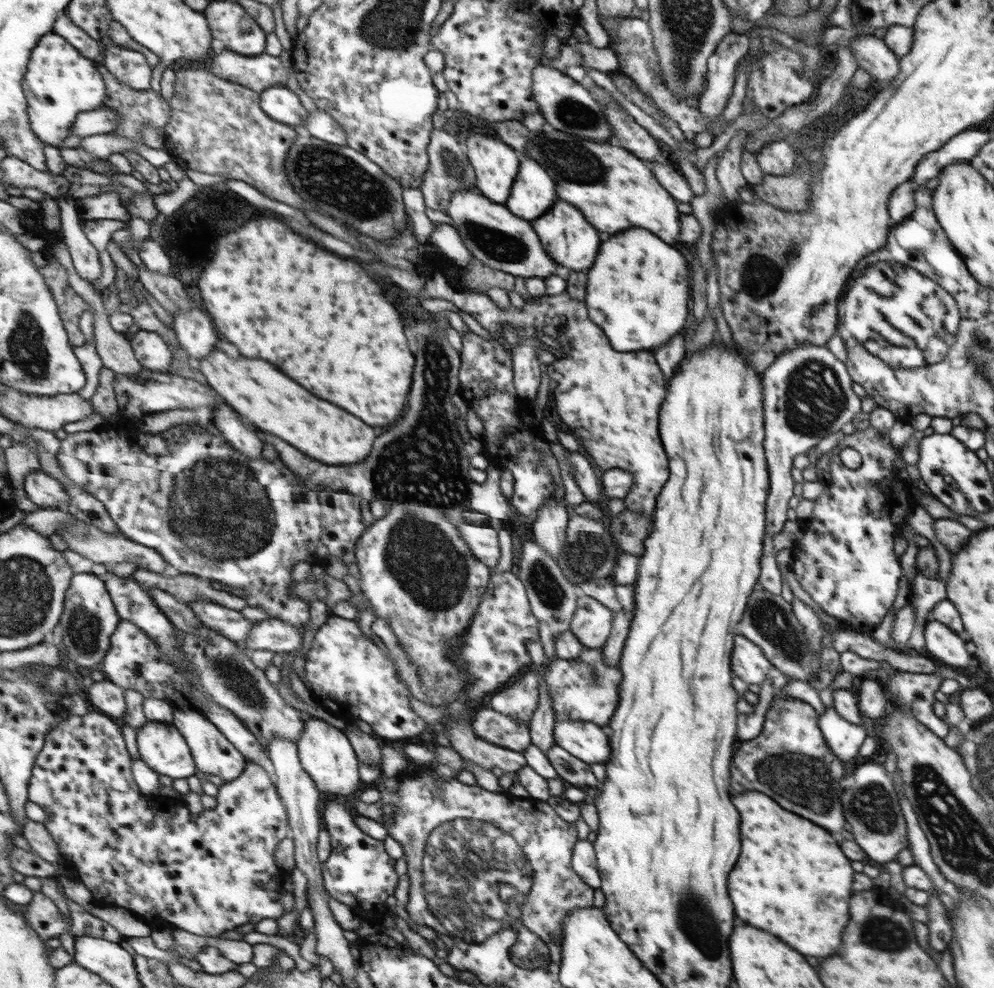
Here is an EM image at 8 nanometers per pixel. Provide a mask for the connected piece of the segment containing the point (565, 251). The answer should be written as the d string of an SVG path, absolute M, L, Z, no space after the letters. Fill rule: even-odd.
M558 200L556 208L548 210L538 219L531 221L531 224L538 233L539 239L546 246L546 251L550 254L551 259L562 268L580 272L594 264L594 258L596 258L598 246L600 246L600 236L594 230L594 226L588 224L588 220L582 216L582 212L578 208Z

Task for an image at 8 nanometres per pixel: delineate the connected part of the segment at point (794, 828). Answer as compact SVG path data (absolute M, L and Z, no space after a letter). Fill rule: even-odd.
M762 792L738 794L736 808L744 812L744 856L740 856L740 868L732 872L732 900L736 900L736 916L788 940L792 948L800 948L806 956L834 954L840 946L842 928L850 920L848 898L854 880L850 860L842 854L838 842L828 830L784 810Z

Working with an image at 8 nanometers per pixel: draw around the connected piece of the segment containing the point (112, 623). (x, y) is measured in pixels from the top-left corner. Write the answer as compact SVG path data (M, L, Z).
M91 572L78 573L74 575L67 595L61 631L69 659L88 669L101 669L111 651L112 637L123 622L107 582L105 578L99 578Z

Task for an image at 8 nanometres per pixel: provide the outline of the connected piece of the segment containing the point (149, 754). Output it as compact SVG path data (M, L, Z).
M149 723L139 730L141 758L156 772L175 779L199 774L190 743L174 723Z

